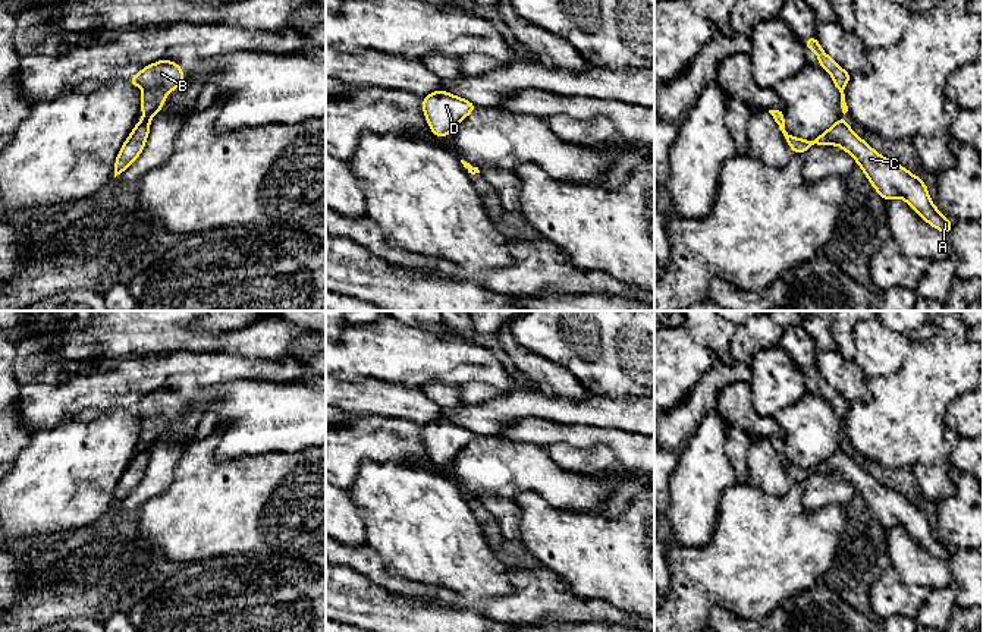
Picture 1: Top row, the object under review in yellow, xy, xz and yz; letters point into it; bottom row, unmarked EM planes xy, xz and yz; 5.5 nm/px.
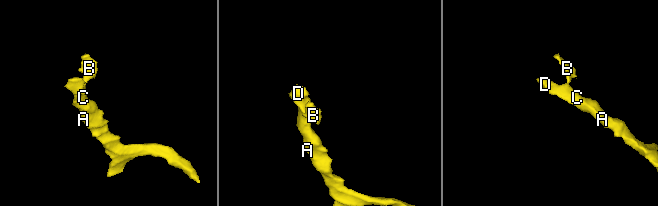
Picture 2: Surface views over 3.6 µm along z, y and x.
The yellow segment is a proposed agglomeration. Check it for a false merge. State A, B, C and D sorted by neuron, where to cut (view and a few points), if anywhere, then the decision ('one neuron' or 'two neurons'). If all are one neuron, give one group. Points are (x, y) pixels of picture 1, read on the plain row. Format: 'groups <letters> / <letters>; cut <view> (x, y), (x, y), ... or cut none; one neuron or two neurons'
groups A C D / B; cut xy (141, 446), (148, 453); two neurons

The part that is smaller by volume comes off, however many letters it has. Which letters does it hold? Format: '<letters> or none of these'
B

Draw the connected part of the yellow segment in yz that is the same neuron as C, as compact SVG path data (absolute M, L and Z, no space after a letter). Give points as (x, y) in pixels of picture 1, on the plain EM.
M769 438L782 459L788 474L795 482L807 479L811 474L838 474L851 482L870 509L871 515L885 528L902 526L924 550L939 560L949 562L952 550L943 545L929 525L927 515L905 496L882 485L864 471L847 452L839 447L814 469L791 465L785 459L783 438Z

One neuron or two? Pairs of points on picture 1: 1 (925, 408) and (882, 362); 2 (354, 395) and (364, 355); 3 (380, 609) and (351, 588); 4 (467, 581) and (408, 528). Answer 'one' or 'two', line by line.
1: two
2: two
3: one
4: one

